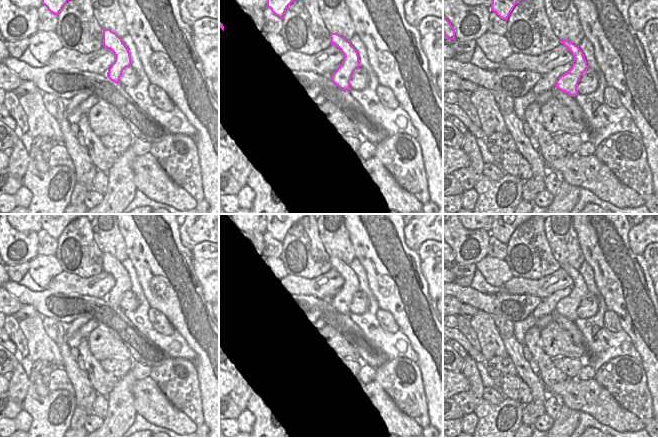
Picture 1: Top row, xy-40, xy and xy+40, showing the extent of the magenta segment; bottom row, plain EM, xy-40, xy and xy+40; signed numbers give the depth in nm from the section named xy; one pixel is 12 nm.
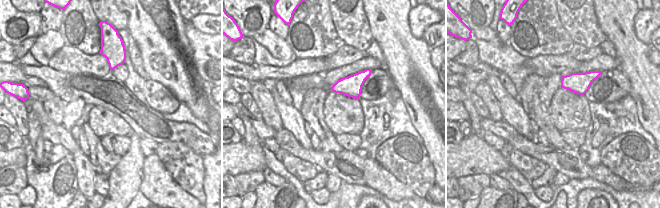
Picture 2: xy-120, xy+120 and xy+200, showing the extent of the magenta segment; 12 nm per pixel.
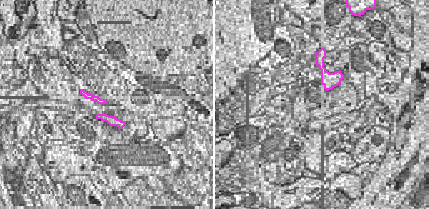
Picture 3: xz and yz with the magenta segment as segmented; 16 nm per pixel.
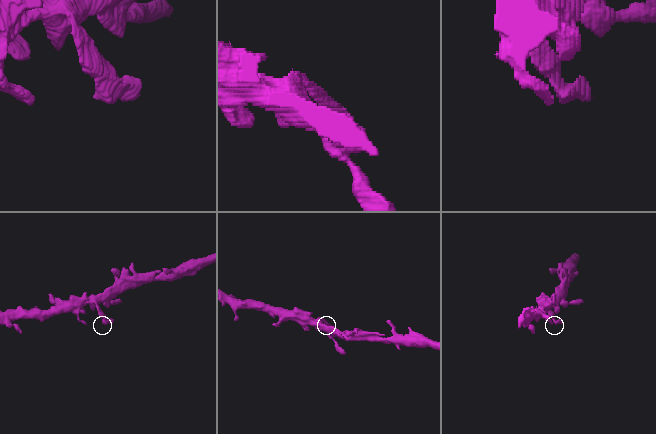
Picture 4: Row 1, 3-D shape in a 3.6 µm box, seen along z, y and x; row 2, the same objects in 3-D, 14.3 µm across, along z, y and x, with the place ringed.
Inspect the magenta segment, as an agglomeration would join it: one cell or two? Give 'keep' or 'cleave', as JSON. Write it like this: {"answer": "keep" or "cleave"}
{"answer": "keep"}

